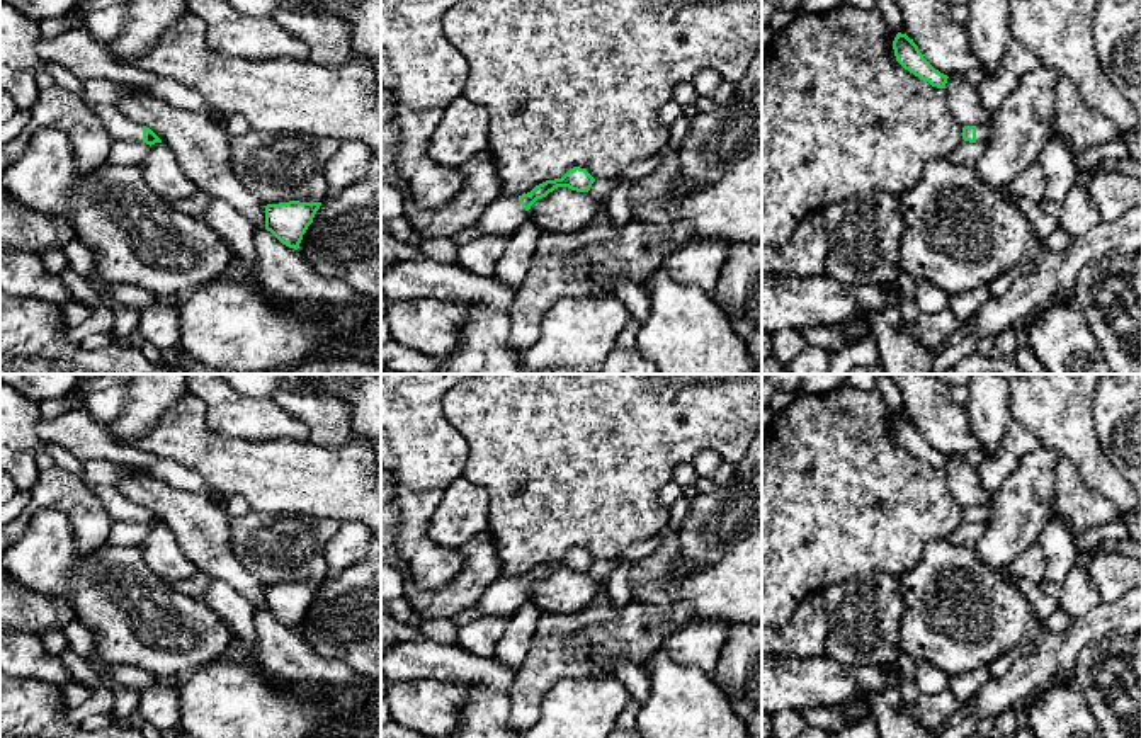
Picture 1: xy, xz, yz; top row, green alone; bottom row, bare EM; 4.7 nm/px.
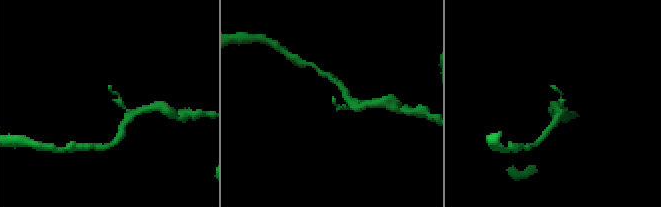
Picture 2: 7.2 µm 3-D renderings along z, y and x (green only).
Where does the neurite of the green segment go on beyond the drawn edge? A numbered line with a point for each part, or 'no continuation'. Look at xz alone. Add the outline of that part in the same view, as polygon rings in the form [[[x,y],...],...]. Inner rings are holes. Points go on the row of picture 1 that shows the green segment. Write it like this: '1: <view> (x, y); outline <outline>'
1: xz (505, 213); outline [[[500,194],[478,219],[485,235],[512,235],[527,219],[527,211],[515,196]]]

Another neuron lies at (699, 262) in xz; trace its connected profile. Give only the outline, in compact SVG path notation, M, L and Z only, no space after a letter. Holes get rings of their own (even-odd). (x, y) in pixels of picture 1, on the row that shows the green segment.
M694 240L670 253L660 267L680 286L711 292L728 258L728 245Z

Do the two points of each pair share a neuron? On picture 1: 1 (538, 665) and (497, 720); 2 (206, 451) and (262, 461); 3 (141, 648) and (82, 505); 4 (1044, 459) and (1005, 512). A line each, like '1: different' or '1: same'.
1: different
2: same
3: different
4: same

